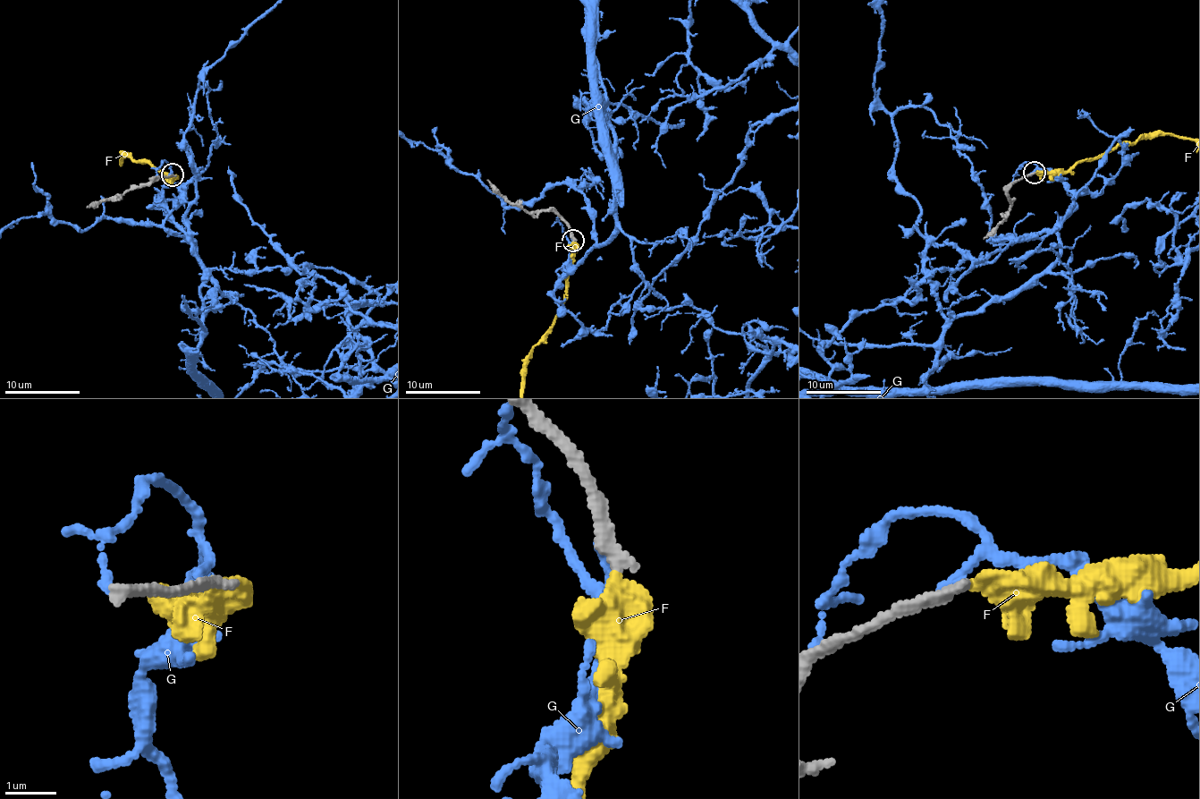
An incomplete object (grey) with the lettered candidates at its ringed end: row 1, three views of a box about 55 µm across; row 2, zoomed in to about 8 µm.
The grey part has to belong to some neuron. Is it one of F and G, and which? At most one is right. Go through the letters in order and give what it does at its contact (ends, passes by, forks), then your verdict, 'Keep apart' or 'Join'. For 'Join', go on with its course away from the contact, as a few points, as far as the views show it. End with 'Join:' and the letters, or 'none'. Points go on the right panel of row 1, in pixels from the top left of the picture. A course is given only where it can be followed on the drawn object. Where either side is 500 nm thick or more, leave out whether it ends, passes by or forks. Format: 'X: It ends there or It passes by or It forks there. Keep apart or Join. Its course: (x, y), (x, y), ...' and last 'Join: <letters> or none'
F: It ends there. Join
G: It ends there. Keep apart
Join: F

